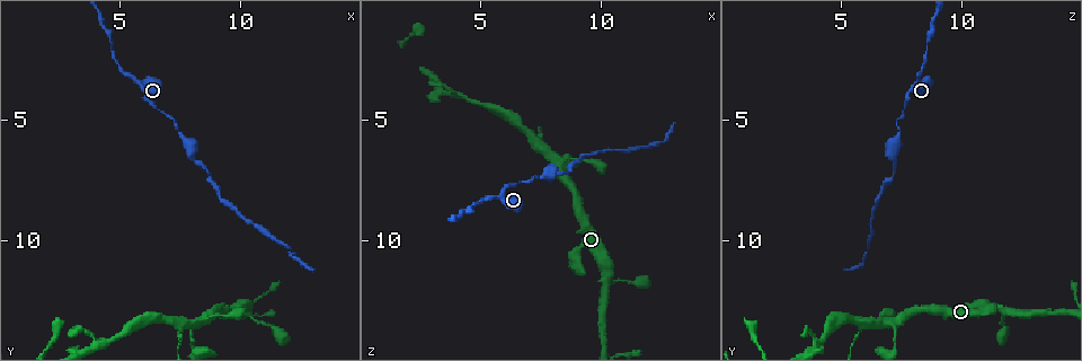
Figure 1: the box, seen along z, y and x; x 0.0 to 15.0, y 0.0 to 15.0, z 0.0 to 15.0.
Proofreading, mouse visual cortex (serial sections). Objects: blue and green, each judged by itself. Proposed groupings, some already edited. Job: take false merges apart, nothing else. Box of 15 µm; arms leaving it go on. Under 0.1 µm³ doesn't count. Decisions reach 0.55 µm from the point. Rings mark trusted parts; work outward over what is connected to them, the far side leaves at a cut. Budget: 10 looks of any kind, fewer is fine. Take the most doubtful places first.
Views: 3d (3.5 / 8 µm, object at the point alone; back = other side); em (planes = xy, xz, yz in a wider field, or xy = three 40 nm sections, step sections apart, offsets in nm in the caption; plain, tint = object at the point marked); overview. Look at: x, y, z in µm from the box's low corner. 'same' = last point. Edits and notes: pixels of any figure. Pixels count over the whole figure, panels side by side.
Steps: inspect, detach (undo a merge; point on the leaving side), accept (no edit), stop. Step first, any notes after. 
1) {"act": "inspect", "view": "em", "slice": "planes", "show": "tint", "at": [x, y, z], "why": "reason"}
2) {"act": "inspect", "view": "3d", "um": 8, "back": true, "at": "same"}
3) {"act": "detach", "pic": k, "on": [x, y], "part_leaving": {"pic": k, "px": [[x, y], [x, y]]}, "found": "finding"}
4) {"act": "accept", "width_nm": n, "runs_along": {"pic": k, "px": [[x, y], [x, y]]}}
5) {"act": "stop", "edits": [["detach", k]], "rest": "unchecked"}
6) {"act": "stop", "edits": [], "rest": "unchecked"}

{"act": "inspect", "view": "3d", "um": 3.5, "at": [5.5, 3.2, 8.2], "why": "thick turns thin"}

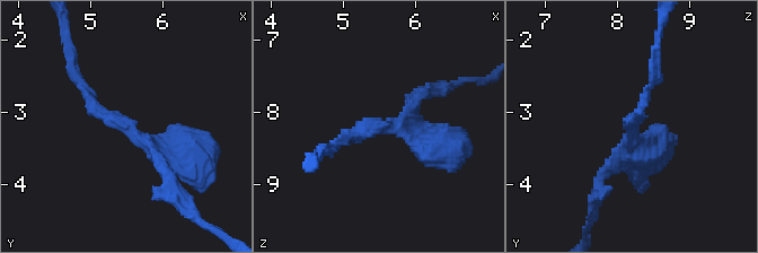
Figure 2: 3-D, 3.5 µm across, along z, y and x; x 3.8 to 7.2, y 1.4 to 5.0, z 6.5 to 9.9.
{"act": "inspect", "view": "em", "slice": "xy", "step": 1, "show": "tint", "at": [5.50, 3.20, 8.20], "arm_widths_nm": [150, 350], "why": "need the tissue"}

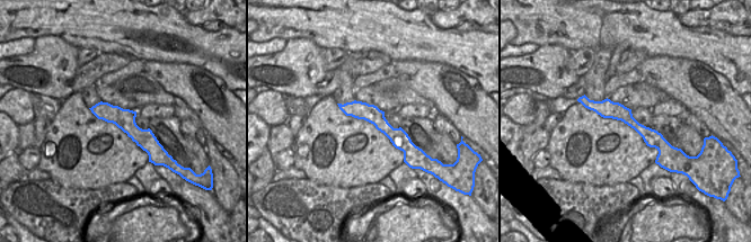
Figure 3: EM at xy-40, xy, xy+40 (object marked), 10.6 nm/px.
{"act": "inspect", "view": "em", "slice": "xy", "step": 2, "show": "tint", "at": "same"}

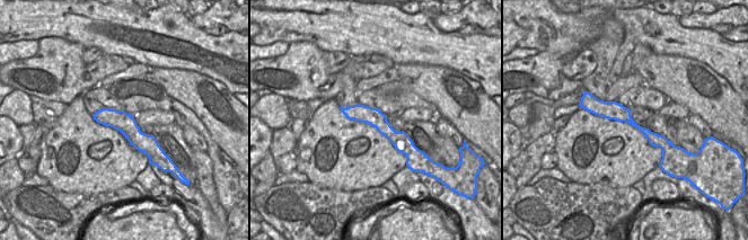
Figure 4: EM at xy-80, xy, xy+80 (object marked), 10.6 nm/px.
{"act": "accept", "runs_along": {"pic": 4, "px": [[587, 99], [670, 147]]}, "found": "all the same cell"}

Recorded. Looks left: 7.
{"act": "inspect", "view": "3d", "um": 3.5, "at": [8.4, 13.5, 7.3], "why": "abrupt turn"}

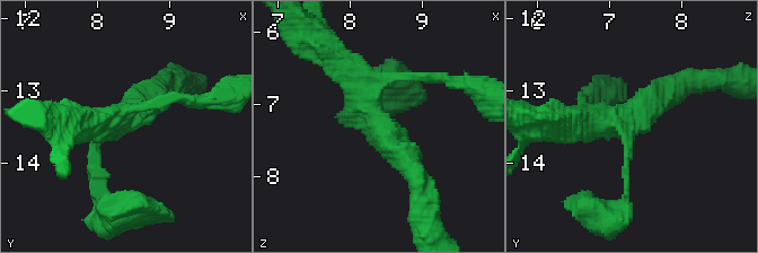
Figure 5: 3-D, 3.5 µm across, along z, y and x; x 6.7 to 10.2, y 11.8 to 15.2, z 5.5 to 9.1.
{"act": "inspect", "view": "em", "slice": "xy", "step": 2, "show": "tint", "at": [8.30, 13.40, 7.15]}

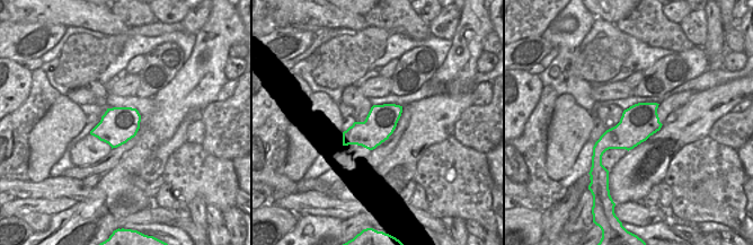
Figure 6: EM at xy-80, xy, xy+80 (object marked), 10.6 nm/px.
{"act": "inspect", "view": "em", "slice": "xy", "step": 5, "show": "tint", "at": "same"}

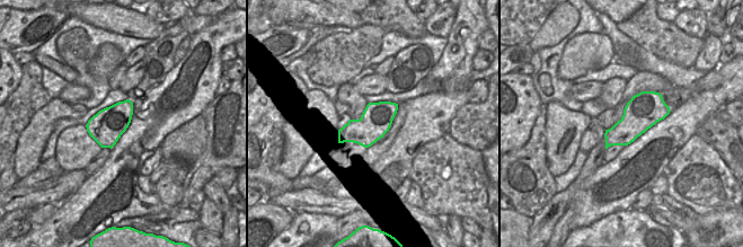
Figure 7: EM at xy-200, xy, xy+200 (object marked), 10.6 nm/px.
{"act": "accept", "arm_widths_nm": [100, 150, 350, 400], "runs_along": {"pic": 5, "px": [[412, 169], [360, 83], [332, 57]]}, "found": "all the same cell"}

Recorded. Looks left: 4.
{"act": "inspect", "view": "3d", "um": 3.5, "at": [7.5, 14.4, 5.6], "why": "narrows sharply"}

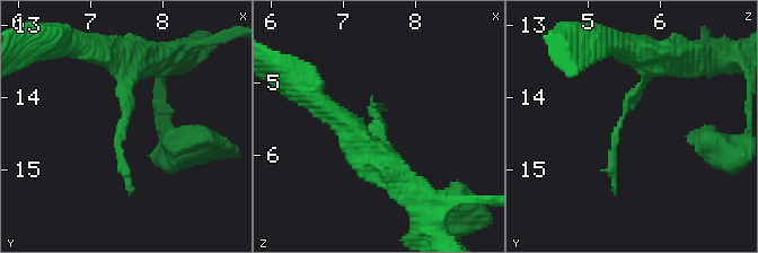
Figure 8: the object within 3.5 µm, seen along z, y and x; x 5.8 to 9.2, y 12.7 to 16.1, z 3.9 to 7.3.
{"act": "inspect", "view": "em", "slice": "xy", "step": 1, "show": "tint", "at": [7.50, 14.35, 5.45]}

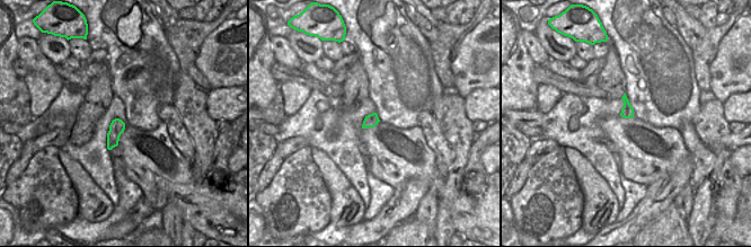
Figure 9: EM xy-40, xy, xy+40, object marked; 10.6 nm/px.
{"act": "accept", "runs_along": {"pic": 8, "px": [[661, 59], [629, 99], [609, 166]]}, "found": "continuous, no second cell"}

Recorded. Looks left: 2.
{"act": "inspect", "view": "3d", "um": 3.5, "at": [8.6, 7.2, 7.2], "why": "thick turns thin"}

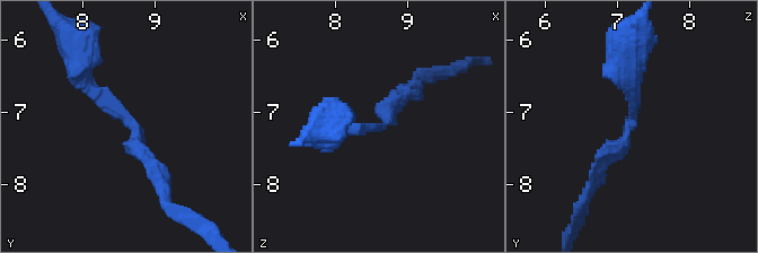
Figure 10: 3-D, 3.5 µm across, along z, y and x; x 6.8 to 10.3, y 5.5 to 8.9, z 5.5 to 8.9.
{"act": "inspect", "view": "em", "slice": "planes", "show": "tint", "at": [8.65, 7.20, 7.15]}

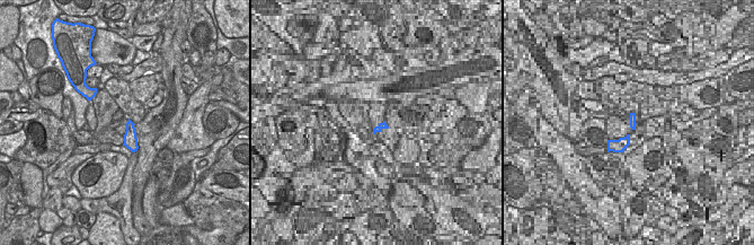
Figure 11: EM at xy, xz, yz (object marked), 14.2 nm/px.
{"act": "accept", "arm_widths_nm": [200, 200], "runs_along": {"pic": 10, "px": [[82, 69], [161, 176]]}, "found": "all the same cell"}

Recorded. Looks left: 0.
{"act": "stop", "edits": [], "rest": "unchecked"}

